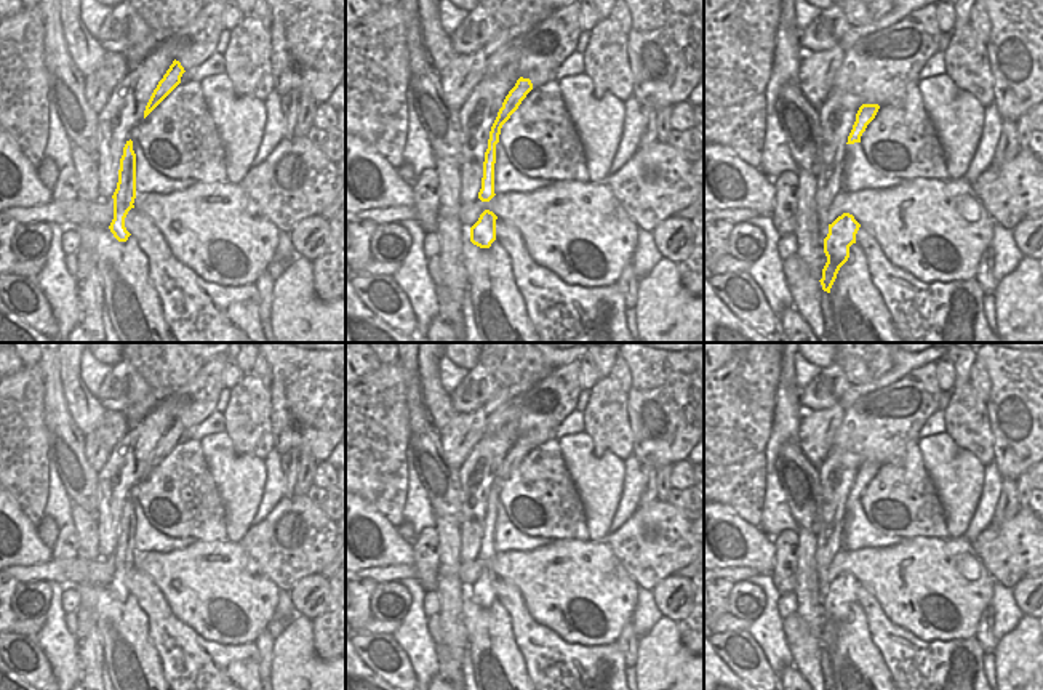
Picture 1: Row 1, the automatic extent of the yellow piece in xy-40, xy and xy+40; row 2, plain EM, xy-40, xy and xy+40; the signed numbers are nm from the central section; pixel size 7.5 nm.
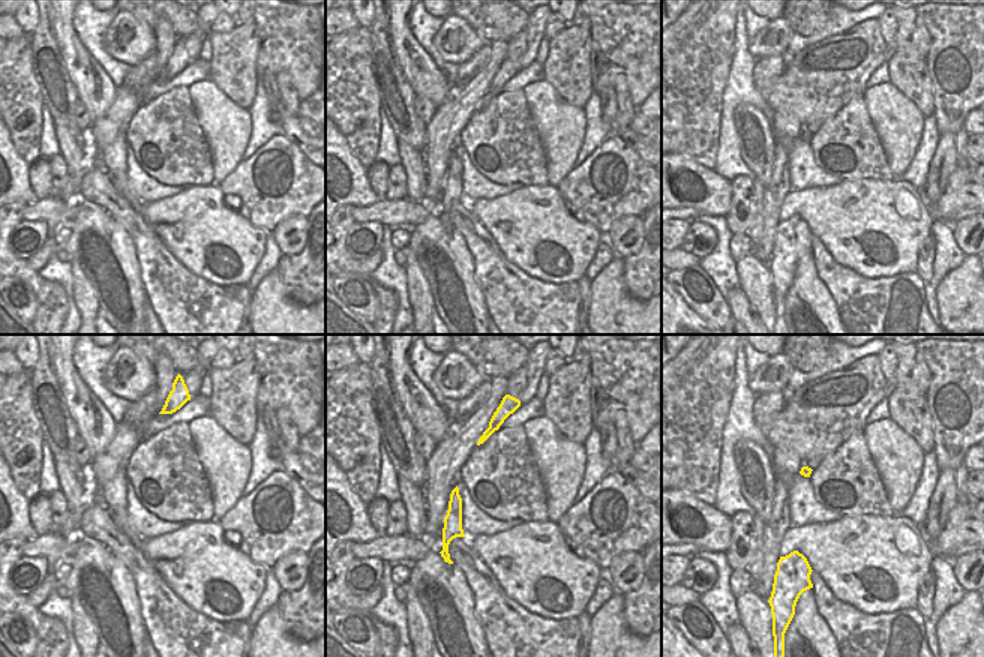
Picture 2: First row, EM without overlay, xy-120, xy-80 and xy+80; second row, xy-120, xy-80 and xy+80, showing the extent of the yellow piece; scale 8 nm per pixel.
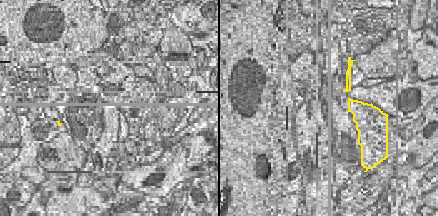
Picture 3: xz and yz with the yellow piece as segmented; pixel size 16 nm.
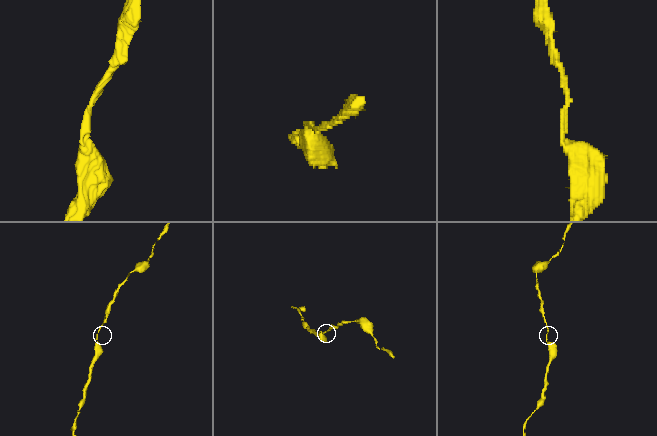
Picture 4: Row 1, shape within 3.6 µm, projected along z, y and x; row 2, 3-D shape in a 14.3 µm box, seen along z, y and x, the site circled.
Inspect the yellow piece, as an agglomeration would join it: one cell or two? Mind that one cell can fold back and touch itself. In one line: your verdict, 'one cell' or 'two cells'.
one cell

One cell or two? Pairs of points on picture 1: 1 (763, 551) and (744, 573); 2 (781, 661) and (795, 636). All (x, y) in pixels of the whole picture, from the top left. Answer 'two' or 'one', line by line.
1: two
2: two

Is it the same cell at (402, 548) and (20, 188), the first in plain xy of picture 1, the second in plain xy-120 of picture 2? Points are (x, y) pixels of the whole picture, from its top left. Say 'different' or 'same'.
same

